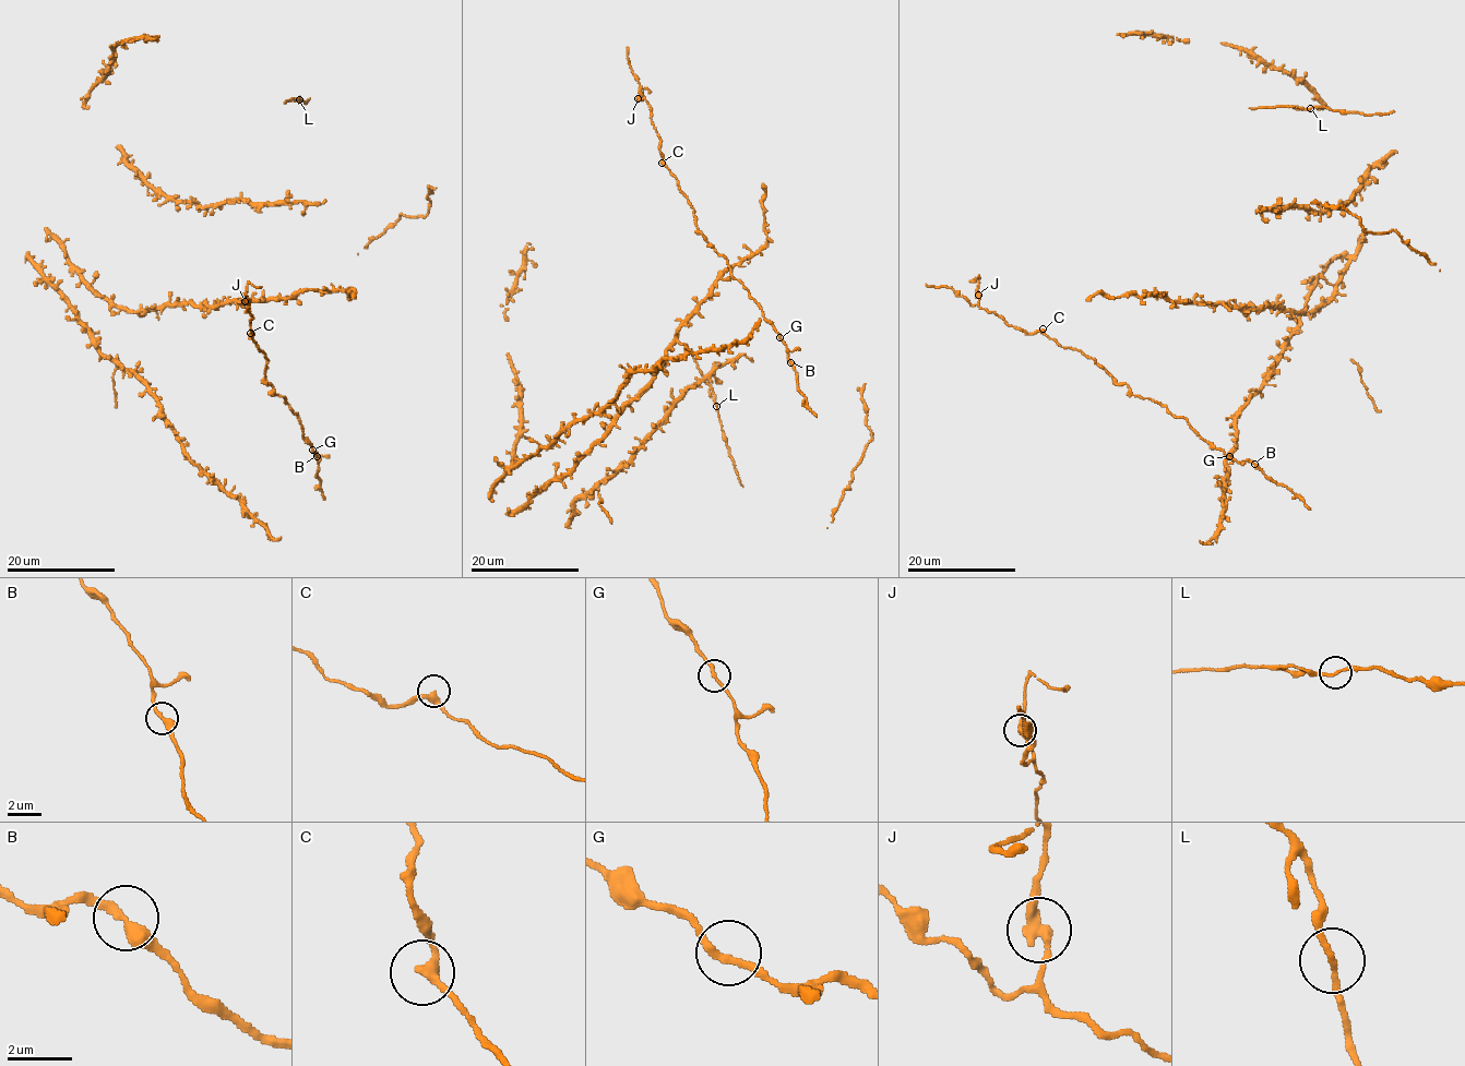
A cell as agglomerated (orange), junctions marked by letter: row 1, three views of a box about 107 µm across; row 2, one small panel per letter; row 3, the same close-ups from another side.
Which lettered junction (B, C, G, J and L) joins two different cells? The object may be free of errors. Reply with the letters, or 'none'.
J

